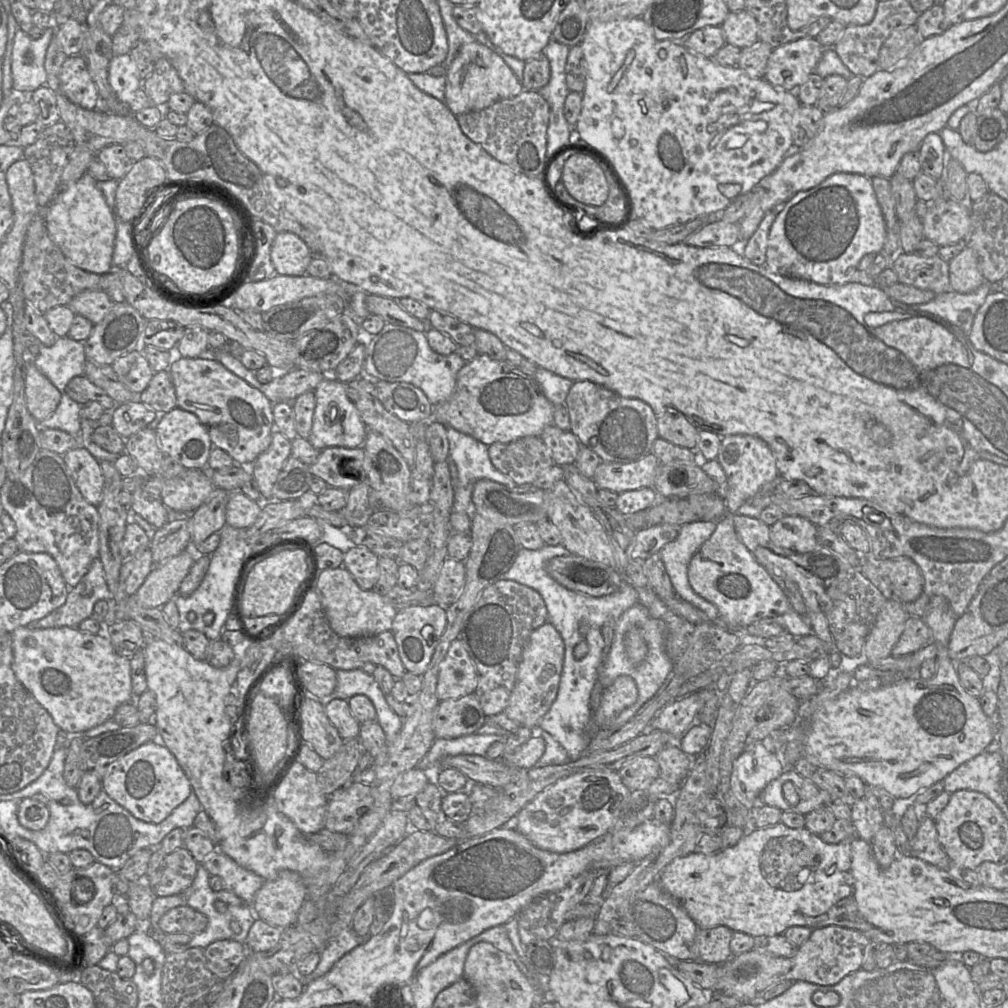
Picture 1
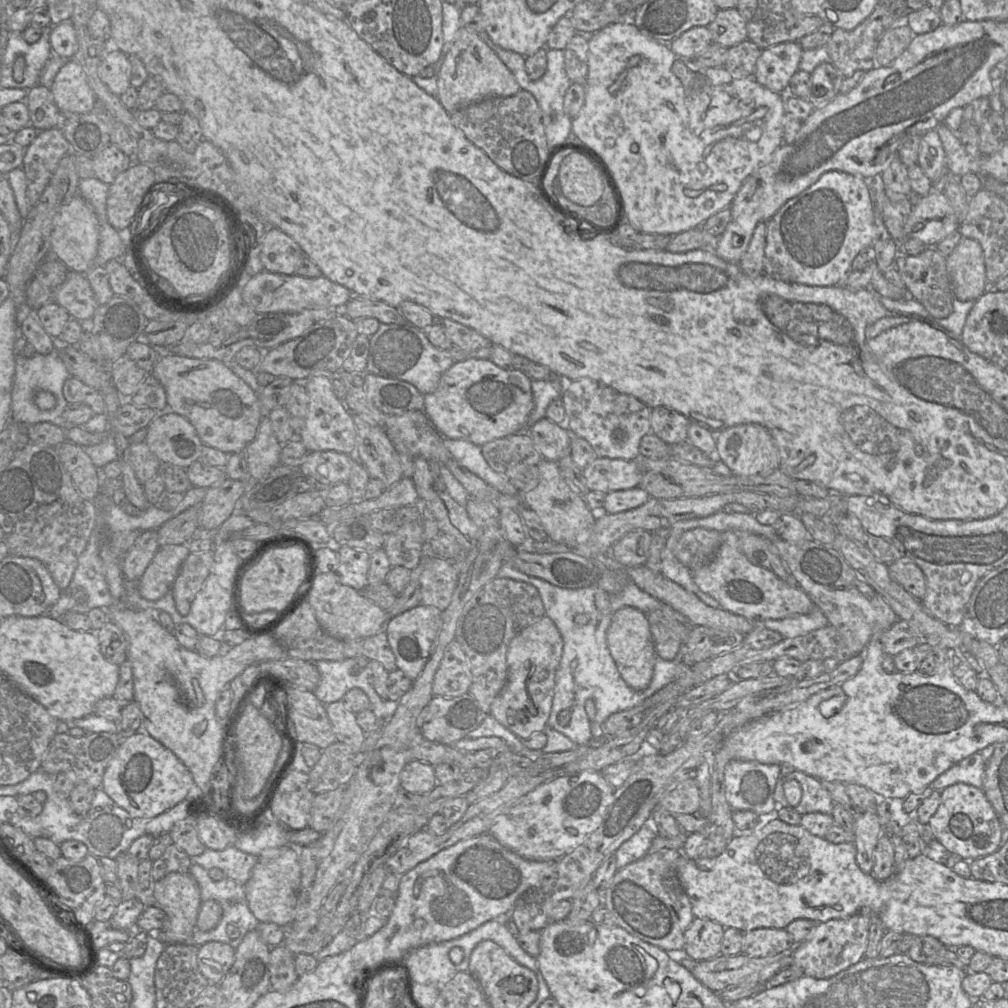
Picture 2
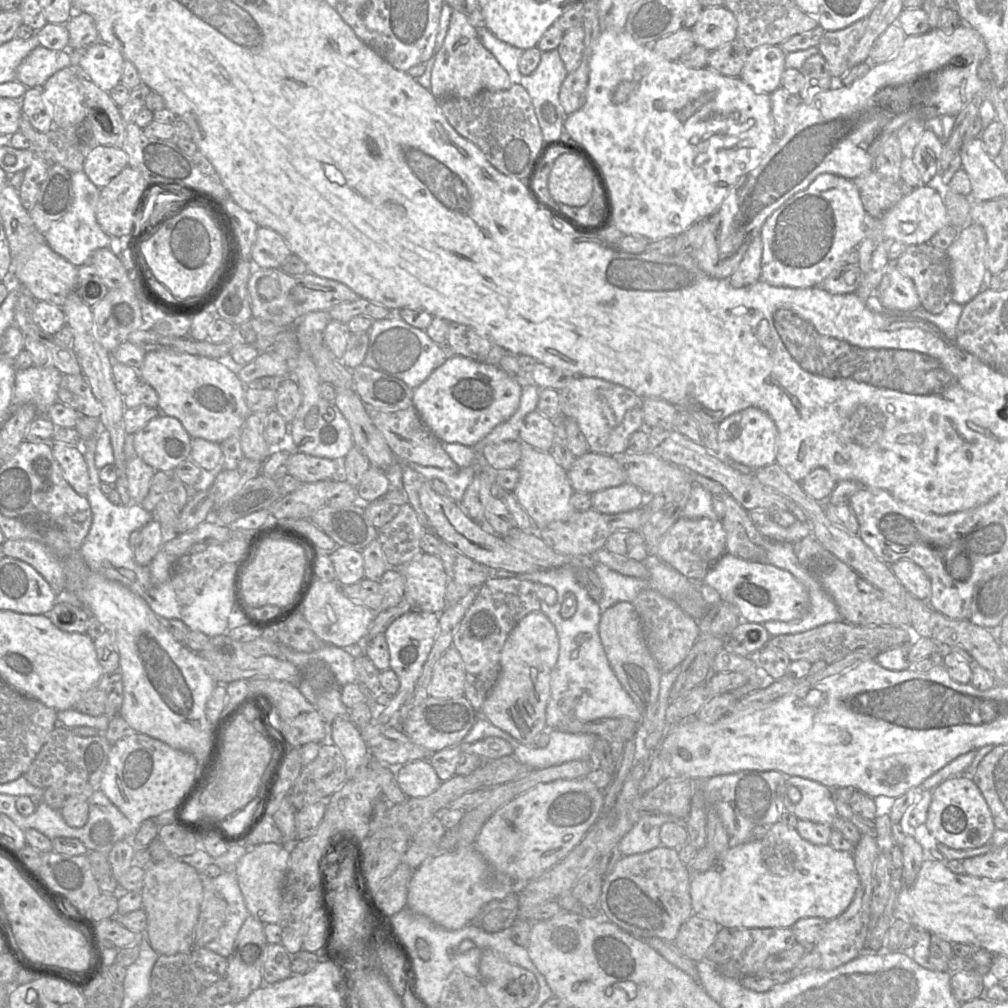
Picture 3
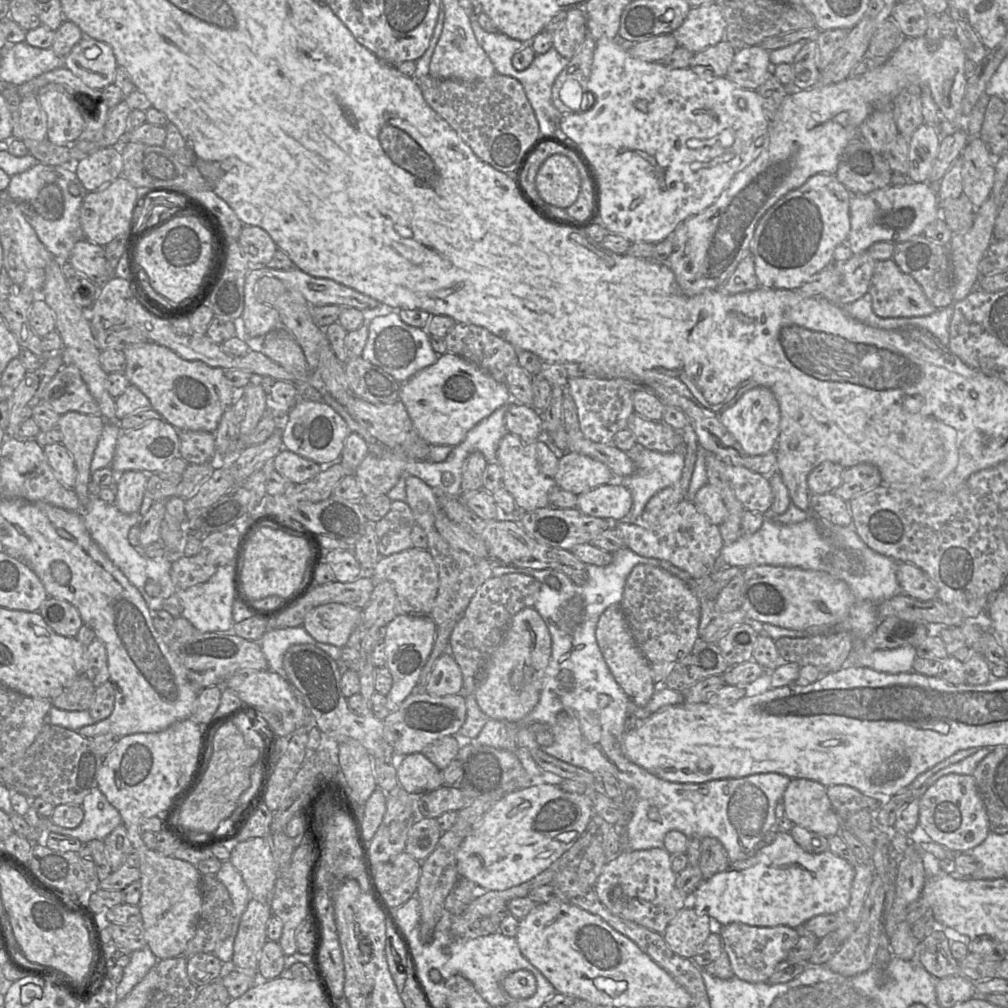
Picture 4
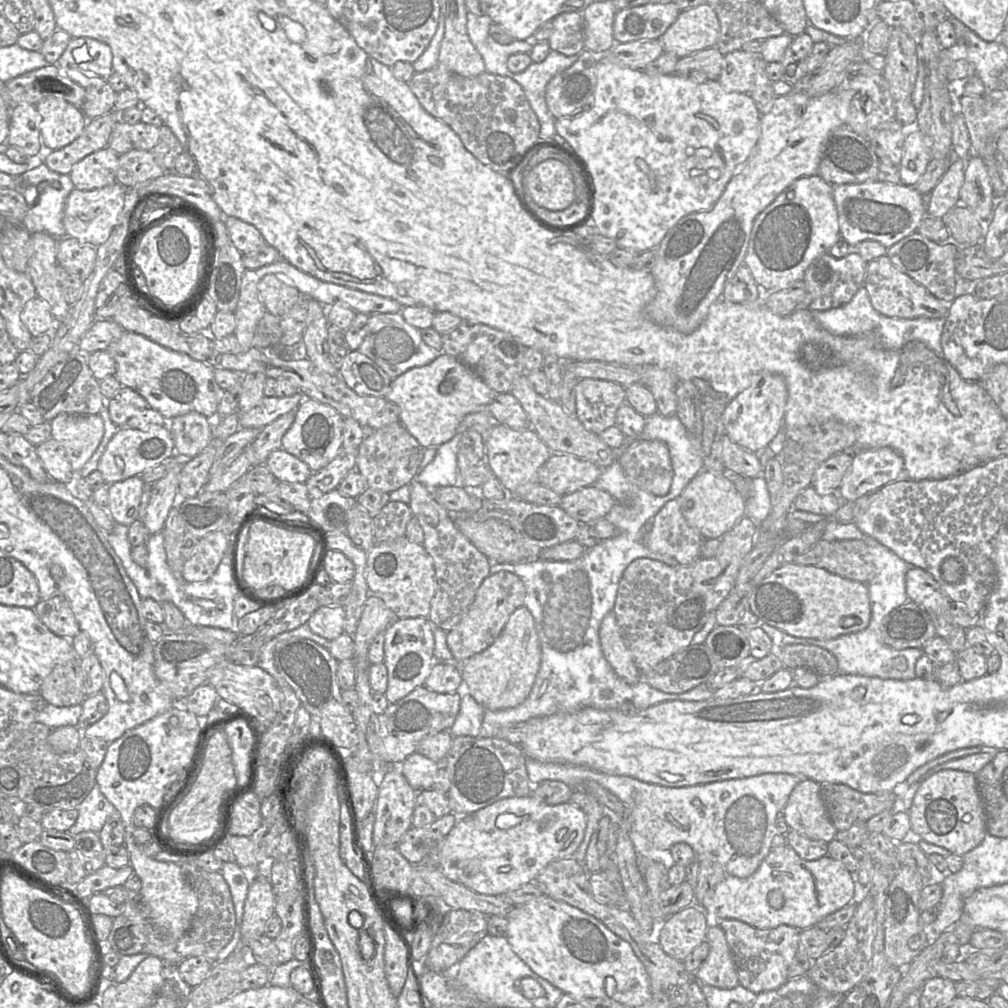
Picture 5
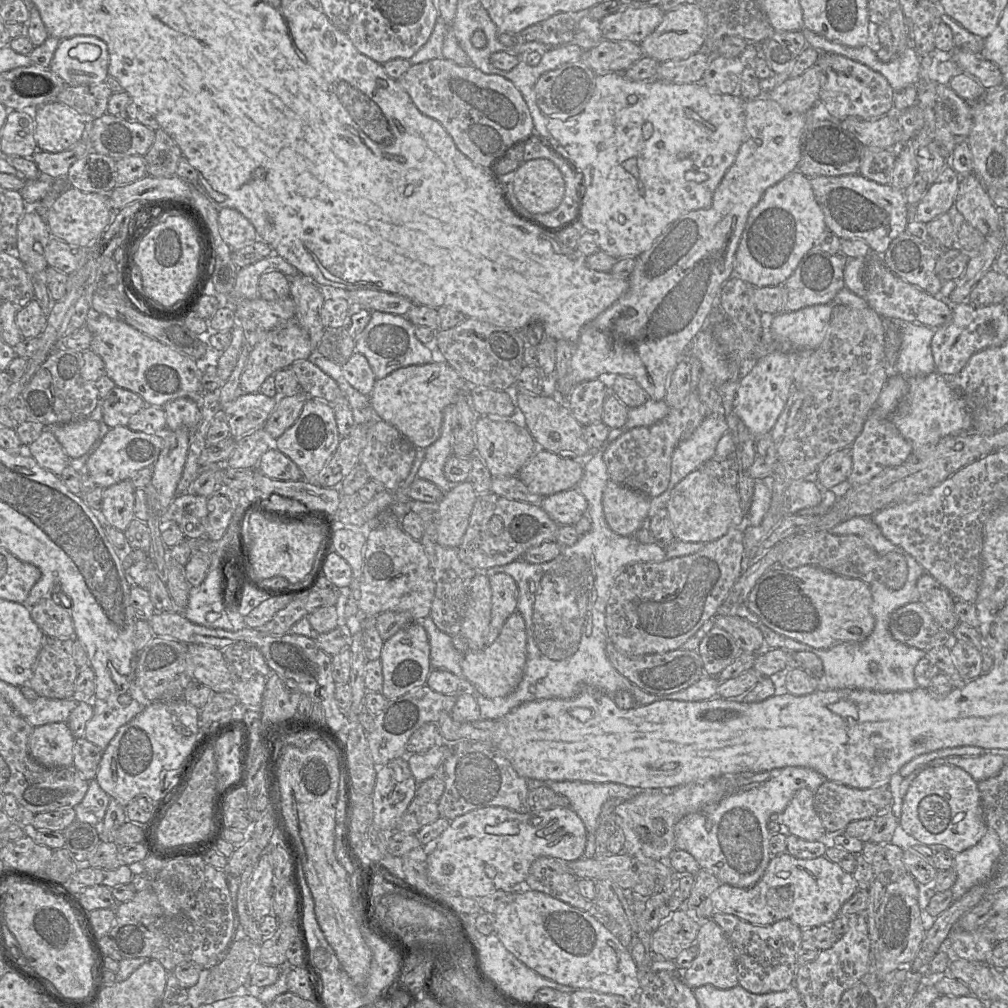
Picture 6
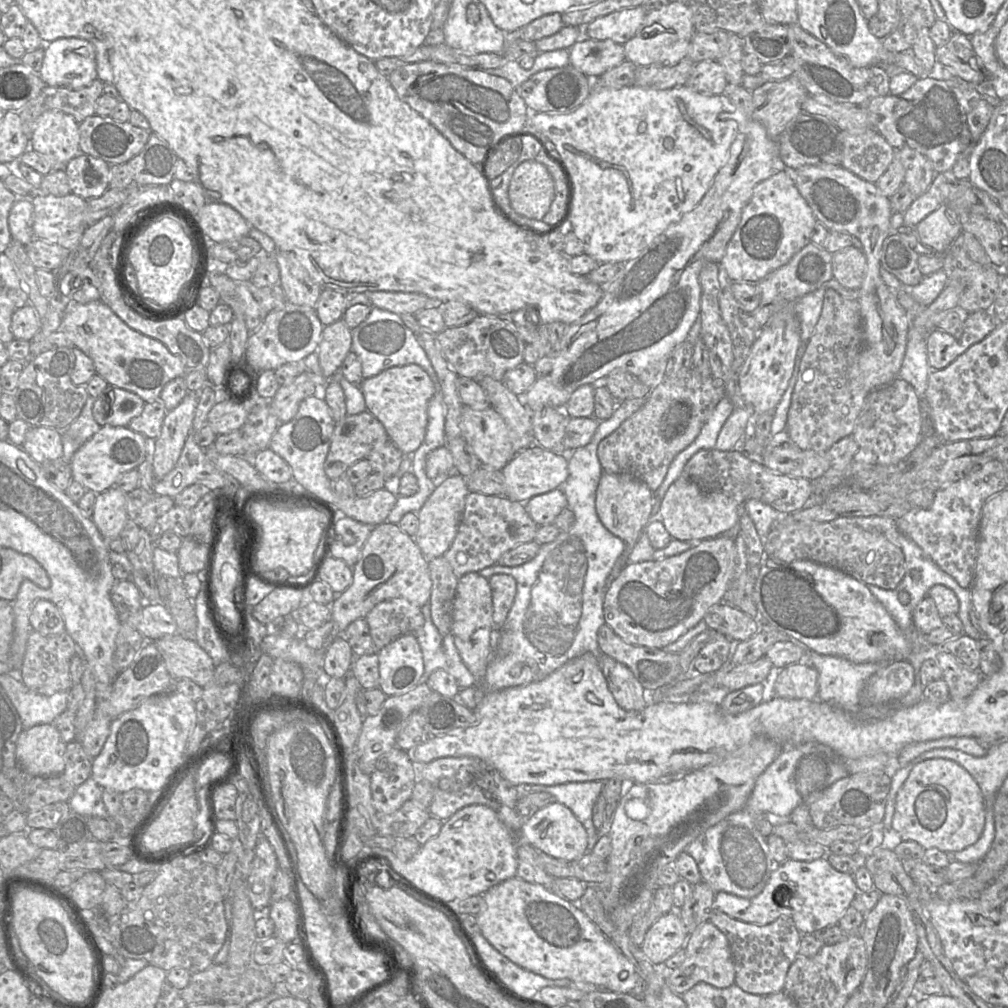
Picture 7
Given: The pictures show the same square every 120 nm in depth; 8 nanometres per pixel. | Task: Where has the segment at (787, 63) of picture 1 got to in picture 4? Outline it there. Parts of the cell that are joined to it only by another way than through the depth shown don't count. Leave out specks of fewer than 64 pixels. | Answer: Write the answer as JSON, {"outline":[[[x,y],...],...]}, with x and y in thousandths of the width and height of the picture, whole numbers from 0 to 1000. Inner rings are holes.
{"outline":[[[754,45],[745,46],[730,51],[719,76],[735,87],[751,89],[766,67],[763,51]]]}

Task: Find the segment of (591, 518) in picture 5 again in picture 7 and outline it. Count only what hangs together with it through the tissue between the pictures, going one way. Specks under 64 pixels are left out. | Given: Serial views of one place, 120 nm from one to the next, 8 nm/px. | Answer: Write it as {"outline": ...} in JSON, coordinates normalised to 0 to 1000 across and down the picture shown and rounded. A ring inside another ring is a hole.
{"outline":[[[550,485],[530,492],[520,499],[527,515],[534,521],[549,520],[556,508],[563,504],[563,495],[558,485]]]}

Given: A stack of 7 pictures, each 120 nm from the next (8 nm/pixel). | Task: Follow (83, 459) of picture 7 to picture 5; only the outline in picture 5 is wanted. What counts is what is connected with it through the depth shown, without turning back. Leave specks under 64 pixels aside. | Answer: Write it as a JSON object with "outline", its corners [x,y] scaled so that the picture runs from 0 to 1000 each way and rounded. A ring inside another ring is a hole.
{"outline":[[[165,422],[149,423],[147,427],[118,424],[107,438],[96,465],[105,479],[110,480],[131,472],[139,472],[174,449],[173,438]]]}

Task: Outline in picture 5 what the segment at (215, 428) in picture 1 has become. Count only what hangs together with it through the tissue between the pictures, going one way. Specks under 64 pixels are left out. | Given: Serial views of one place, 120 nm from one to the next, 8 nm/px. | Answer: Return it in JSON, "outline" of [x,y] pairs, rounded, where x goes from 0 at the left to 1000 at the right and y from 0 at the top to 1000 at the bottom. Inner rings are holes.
{"outline":[[[123,328],[106,348],[114,357],[113,373],[120,382],[138,390],[166,418],[190,408],[212,416],[222,387],[213,378],[211,364],[128,328]]]}

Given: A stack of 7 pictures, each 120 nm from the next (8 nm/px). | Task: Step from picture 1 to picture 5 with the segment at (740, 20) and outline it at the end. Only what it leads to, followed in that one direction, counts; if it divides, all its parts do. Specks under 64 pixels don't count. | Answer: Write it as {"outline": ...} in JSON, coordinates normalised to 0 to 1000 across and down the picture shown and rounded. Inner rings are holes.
{"outline":[[[700,2],[676,11],[670,22],[654,38],[659,52],[677,58],[691,51],[709,47],[714,23]]]}

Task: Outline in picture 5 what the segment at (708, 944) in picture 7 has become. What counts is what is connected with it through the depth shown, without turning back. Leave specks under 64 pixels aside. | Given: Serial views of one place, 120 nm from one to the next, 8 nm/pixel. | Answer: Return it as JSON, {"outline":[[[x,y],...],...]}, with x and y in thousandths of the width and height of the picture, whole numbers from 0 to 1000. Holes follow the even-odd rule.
{"outline":[[[713,919],[702,920],[700,934],[703,936],[703,946],[693,961],[688,965],[694,975],[714,981],[726,981],[733,975],[720,929]]]}

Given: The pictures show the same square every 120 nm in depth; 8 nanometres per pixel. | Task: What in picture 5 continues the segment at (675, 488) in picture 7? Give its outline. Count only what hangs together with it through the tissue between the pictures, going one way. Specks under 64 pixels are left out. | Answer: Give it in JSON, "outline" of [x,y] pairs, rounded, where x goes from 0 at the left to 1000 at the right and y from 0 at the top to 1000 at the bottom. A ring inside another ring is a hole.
{"outline":[[[697,465],[680,483],[674,492],[676,507],[682,519],[699,535],[714,535],[739,512],[737,492],[718,470],[708,470]]]}

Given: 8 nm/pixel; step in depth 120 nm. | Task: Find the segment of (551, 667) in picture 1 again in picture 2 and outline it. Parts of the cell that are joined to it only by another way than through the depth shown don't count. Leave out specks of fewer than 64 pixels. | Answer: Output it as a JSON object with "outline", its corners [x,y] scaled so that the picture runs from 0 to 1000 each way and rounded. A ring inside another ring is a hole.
{"outline":[[[542,610],[520,623],[505,638],[503,645],[503,676],[486,701],[486,708],[501,722],[521,735],[529,727],[538,726],[546,709],[551,670],[559,647],[559,634],[550,617]]]}

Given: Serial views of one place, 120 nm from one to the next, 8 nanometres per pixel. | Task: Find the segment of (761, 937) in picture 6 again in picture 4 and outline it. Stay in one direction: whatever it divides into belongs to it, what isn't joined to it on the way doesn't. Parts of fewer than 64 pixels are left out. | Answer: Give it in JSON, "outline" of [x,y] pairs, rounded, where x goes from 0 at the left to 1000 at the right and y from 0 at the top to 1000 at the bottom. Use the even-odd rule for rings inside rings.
{"outline":[[[728,915],[716,918],[714,923],[717,942],[721,945],[728,968],[744,975],[761,974],[769,959],[780,952],[782,944],[793,933],[791,923],[783,919],[748,920]]]}

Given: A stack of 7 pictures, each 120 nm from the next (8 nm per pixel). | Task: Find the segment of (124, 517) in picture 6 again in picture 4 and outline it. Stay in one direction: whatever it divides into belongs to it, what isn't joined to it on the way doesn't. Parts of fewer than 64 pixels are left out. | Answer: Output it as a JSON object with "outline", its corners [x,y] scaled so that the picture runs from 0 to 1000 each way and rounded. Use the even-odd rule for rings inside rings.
{"outline":[[[127,466],[115,470],[117,471],[117,479],[113,500],[125,510],[139,508],[147,470],[136,466]]]}

